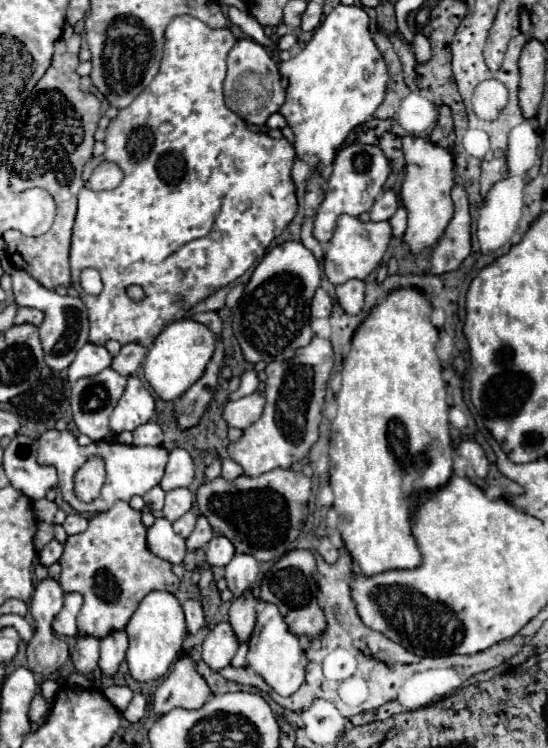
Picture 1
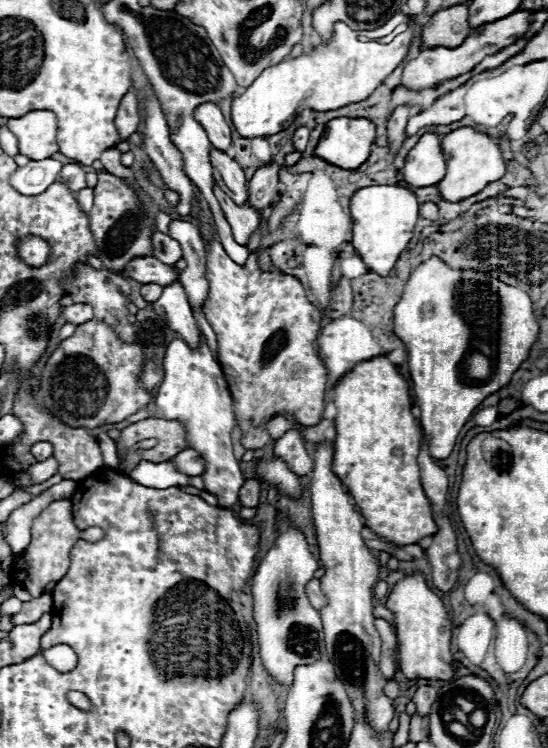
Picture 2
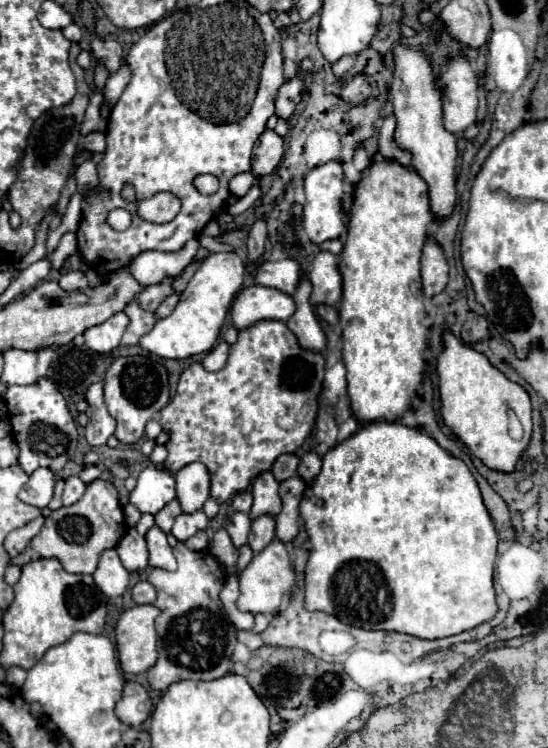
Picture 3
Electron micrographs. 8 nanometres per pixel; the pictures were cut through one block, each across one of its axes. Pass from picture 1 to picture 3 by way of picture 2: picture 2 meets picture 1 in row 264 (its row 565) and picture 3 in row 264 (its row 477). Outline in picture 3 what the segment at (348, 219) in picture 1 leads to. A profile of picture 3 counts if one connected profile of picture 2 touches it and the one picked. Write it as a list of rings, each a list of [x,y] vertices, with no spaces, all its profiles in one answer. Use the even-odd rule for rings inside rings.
[[[320,252],[312,268],[308,272],[308,278],[312,282],[312,296],[310,304],[320,306],[336,306],[342,296],[342,278],[338,272],[338,258],[330,252]]]

